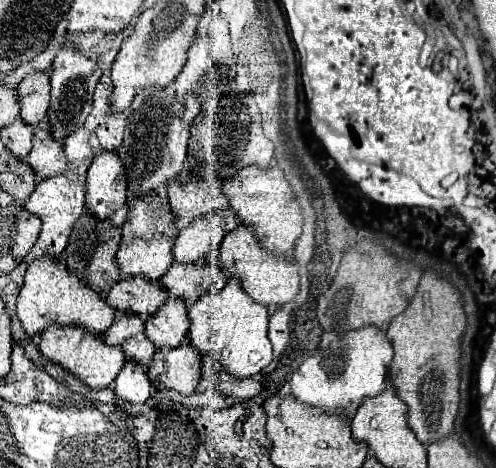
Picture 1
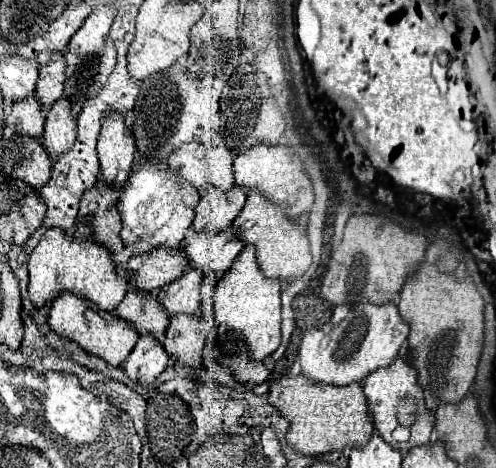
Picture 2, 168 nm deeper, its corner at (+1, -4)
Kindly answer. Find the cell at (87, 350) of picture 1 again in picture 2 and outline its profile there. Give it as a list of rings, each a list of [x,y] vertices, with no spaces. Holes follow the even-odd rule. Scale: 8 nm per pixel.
[[[61,294],[49,312],[49,328],[59,334],[61,338],[67,338],[71,342],[75,342],[81,350],[85,350],[87,354],[95,354],[101,360],[105,360],[109,366],[121,366],[125,362],[125,358],[129,356],[129,352],[133,350],[135,342],[137,342],[137,332],[131,324],[119,320],[117,316],[113,316],[111,312],[101,312],[97,310],[97,306],[89,300],[83,300],[75,294]]]

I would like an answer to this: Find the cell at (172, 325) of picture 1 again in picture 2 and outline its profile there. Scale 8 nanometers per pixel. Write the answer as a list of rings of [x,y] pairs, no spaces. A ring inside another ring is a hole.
[[[187,270],[179,280],[173,284],[167,284],[159,290],[157,300],[163,308],[163,312],[173,318],[177,314],[197,314],[199,312],[199,300],[201,300],[201,282],[205,274],[199,270]]]

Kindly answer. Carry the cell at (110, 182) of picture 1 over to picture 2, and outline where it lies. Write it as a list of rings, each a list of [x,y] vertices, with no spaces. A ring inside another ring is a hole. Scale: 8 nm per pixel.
[[[105,114],[105,122],[97,140],[97,154],[103,184],[121,188],[123,182],[129,178],[131,162],[135,156],[133,136],[125,130],[125,122],[121,116]]]

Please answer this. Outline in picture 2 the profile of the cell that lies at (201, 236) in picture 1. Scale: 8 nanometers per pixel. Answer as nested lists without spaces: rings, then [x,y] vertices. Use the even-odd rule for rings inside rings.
[[[233,186],[229,192],[209,190],[201,196],[199,206],[195,208],[195,232],[223,232],[229,228],[229,224],[239,216],[245,198],[247,196],[239,186]]]

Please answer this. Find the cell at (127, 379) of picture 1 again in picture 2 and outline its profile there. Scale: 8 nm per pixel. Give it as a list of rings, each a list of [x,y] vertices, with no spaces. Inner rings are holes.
[[[141,336],[133,352],[127,356],[123,372],[129,380],[135,380],[139,384],[151,384],[167,368],[167,364],[169,356],[161,342],[151,336]]]

